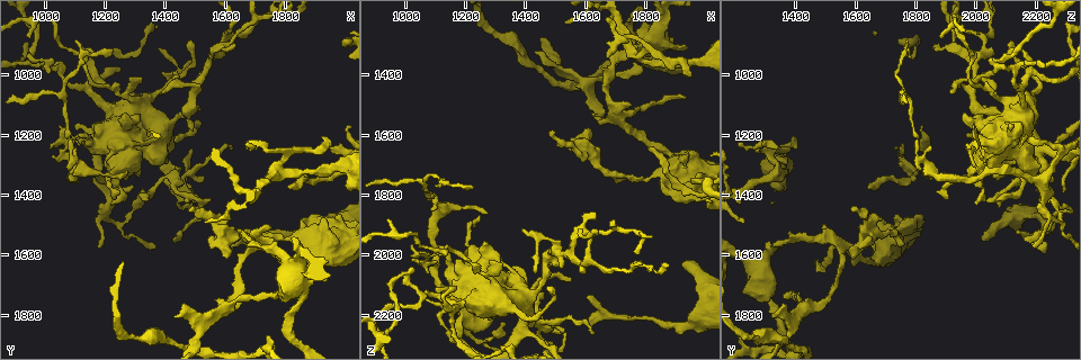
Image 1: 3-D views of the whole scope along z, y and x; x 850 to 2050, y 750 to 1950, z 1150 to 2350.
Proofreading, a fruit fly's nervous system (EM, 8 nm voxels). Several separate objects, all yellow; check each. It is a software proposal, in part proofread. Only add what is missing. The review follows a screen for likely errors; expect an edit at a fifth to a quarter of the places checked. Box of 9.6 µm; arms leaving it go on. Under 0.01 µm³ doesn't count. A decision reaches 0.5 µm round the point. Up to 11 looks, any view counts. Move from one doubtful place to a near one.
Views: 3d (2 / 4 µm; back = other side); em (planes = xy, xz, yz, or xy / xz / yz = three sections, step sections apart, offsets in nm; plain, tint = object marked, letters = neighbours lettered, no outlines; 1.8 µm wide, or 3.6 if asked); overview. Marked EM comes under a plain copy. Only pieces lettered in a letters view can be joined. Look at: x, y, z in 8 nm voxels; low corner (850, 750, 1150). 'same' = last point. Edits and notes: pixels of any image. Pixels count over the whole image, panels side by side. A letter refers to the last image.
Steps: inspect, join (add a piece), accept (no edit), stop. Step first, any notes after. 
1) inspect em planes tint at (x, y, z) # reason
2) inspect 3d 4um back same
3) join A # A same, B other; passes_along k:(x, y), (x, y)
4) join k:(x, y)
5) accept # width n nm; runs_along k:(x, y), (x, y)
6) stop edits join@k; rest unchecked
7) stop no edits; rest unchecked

inspect em yz step 4 tint at (1930, 1540, 2030) # an open end

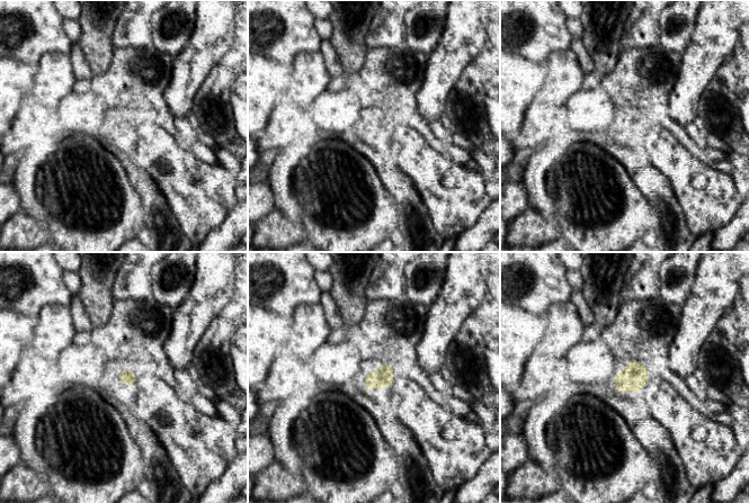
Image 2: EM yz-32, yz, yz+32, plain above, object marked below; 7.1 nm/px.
inspect em planes letters same

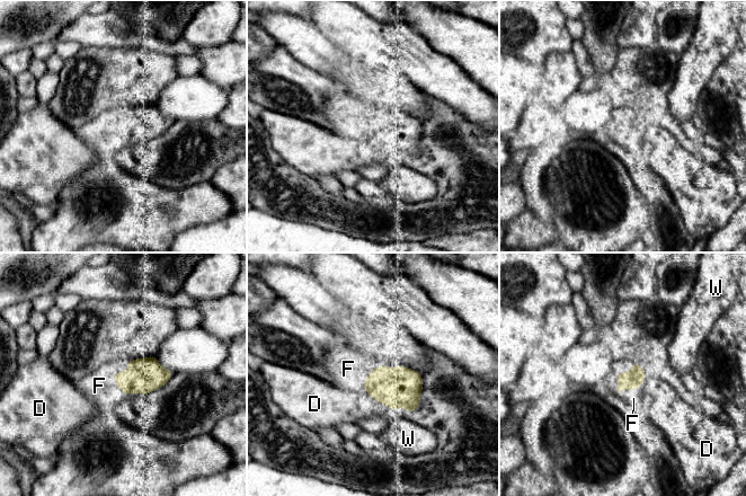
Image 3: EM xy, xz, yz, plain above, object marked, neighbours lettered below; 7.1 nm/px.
join F # longest_contact F 280 nm; D other, F same, W other; it goes on there

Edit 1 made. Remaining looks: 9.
inspect em 3.6um xz step 16 letters at (1320, 1110, 2130) # sharp bend

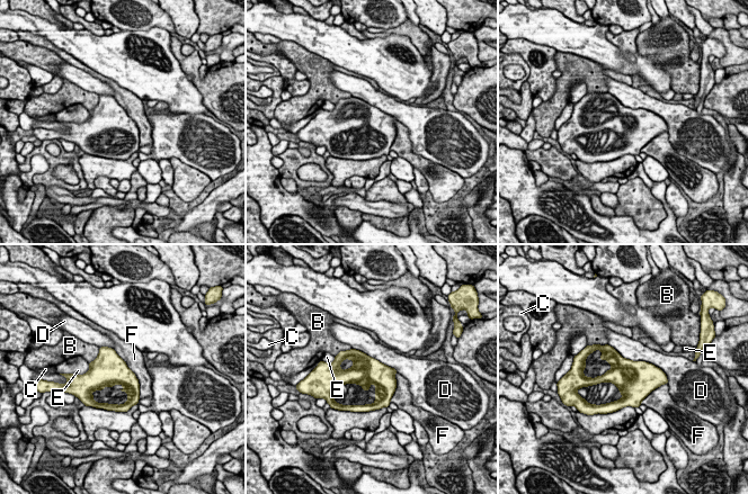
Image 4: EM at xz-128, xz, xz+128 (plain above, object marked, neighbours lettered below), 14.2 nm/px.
inspect em 3.6um planes letters same

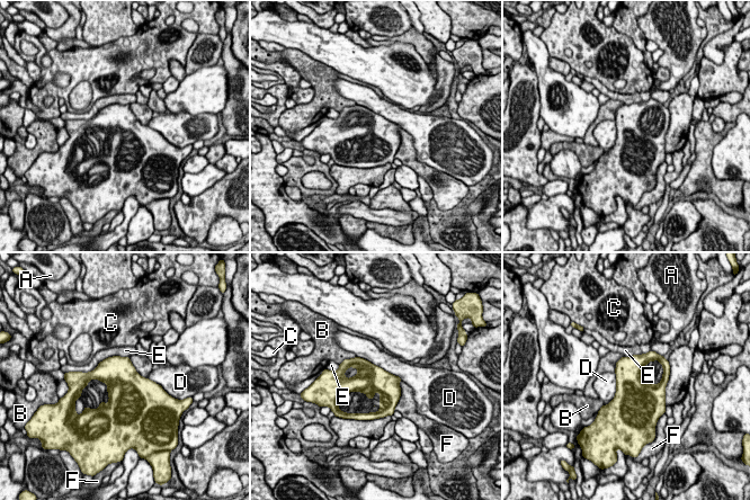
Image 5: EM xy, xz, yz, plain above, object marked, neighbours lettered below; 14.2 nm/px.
accept # width 440 nm; A other, B other, C other, D other, E other, F other; border 5:(356, 356), (369, 360), (402, 380); no lettered piece goes on from it

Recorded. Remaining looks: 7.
inspect em planes letters at (1500, 1430, 1600) # an open end

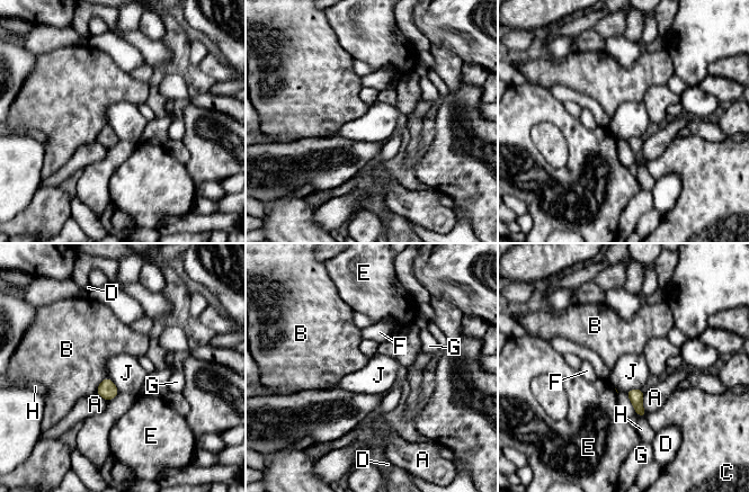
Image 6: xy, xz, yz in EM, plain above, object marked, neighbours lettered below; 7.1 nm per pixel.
accept # A other, B other, C other, D other, E other, F other, G other, H other, J other; border 6:(106, 376), (119, 392); no lettered piece goes on from it

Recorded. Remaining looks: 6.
inspect em planes letters at (1750, 1500, 1500) # an open end

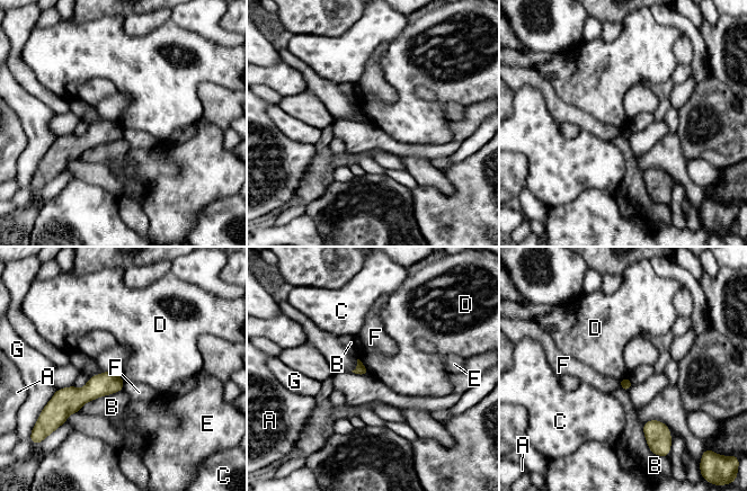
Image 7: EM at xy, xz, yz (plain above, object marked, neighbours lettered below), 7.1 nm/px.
accept # A other, B other, C other, D other, E other, F other, G other; none of them fits

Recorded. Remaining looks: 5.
inspect em planes tint at (1620, 1590, 2230) # branch stops here

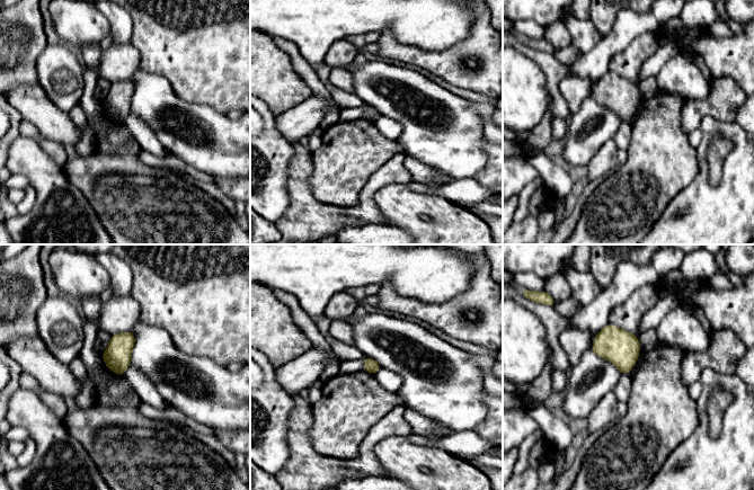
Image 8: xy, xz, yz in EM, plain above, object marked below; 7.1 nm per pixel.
inspect em planes letters same # see the neighbours

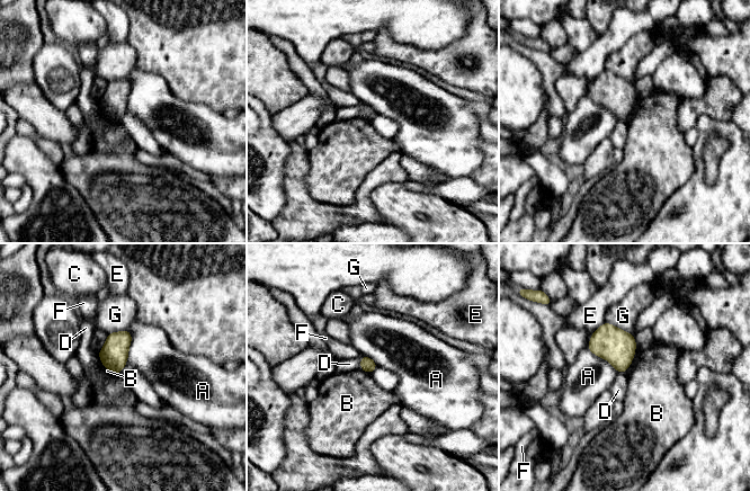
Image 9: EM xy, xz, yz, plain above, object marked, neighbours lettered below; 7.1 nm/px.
accept # width 100 nm; longest_contact A 300 nm; A other, B other, C other, D other, E other, F other, G other; no lettered piece goes on from it

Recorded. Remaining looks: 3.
stop edits join@3; rest unchecked

